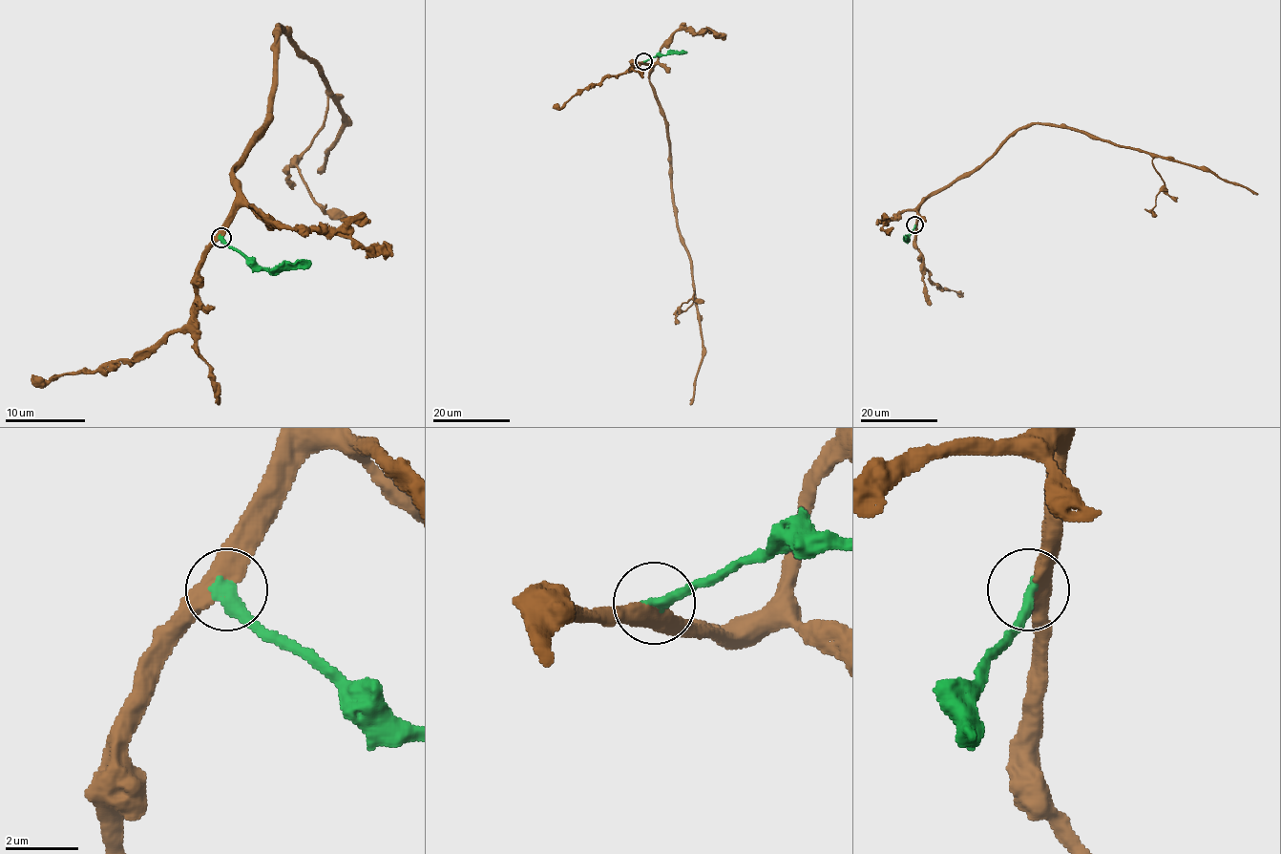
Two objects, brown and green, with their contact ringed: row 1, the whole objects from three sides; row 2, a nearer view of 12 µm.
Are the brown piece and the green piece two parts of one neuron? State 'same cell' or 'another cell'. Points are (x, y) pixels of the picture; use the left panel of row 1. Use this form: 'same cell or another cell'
same cell

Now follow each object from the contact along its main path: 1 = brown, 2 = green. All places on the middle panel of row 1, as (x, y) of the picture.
1: (644, 61), (664, 117), (674, 213), (692, 266), (703, 341), (690, 404)
2: (644, 61), (687, 52)

